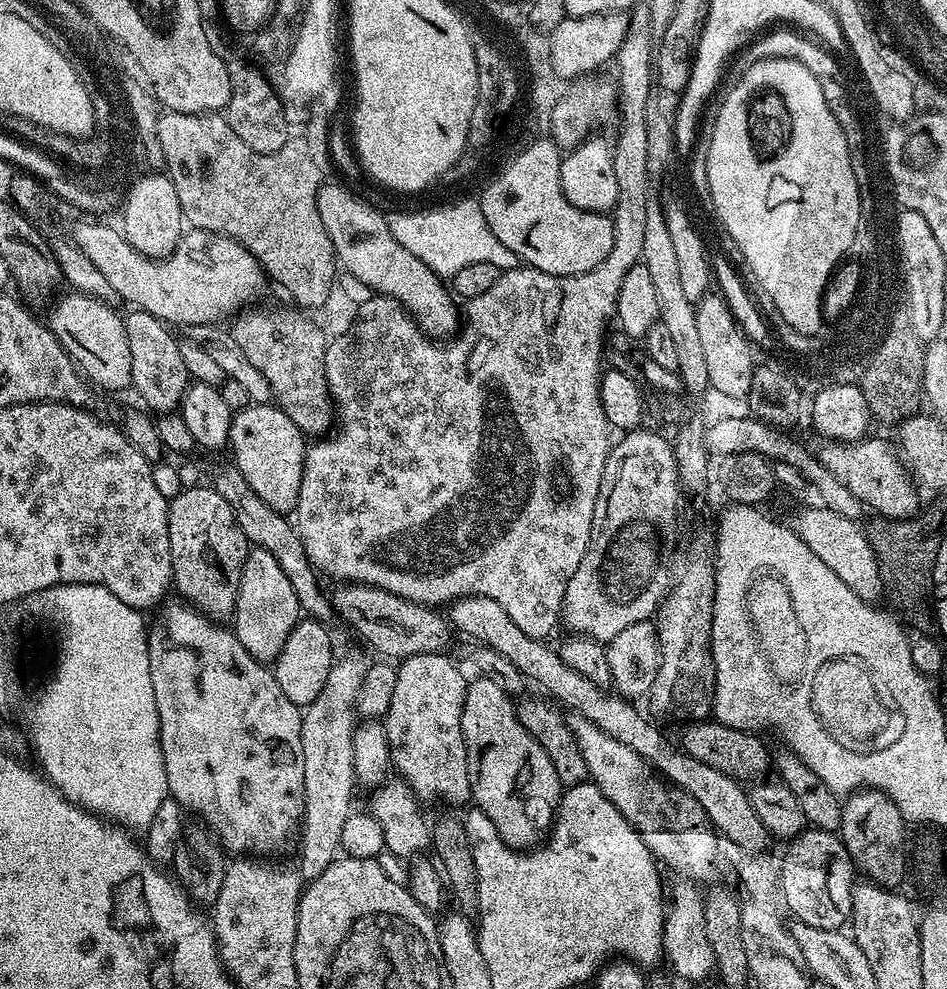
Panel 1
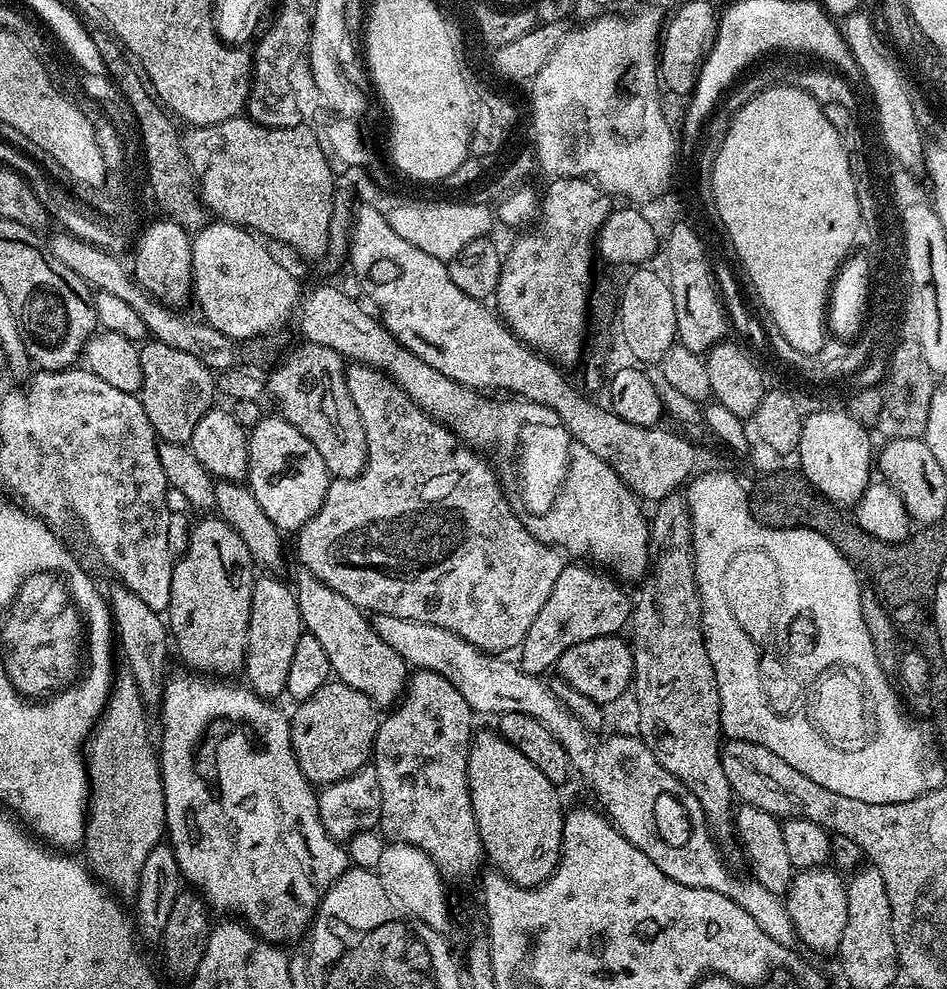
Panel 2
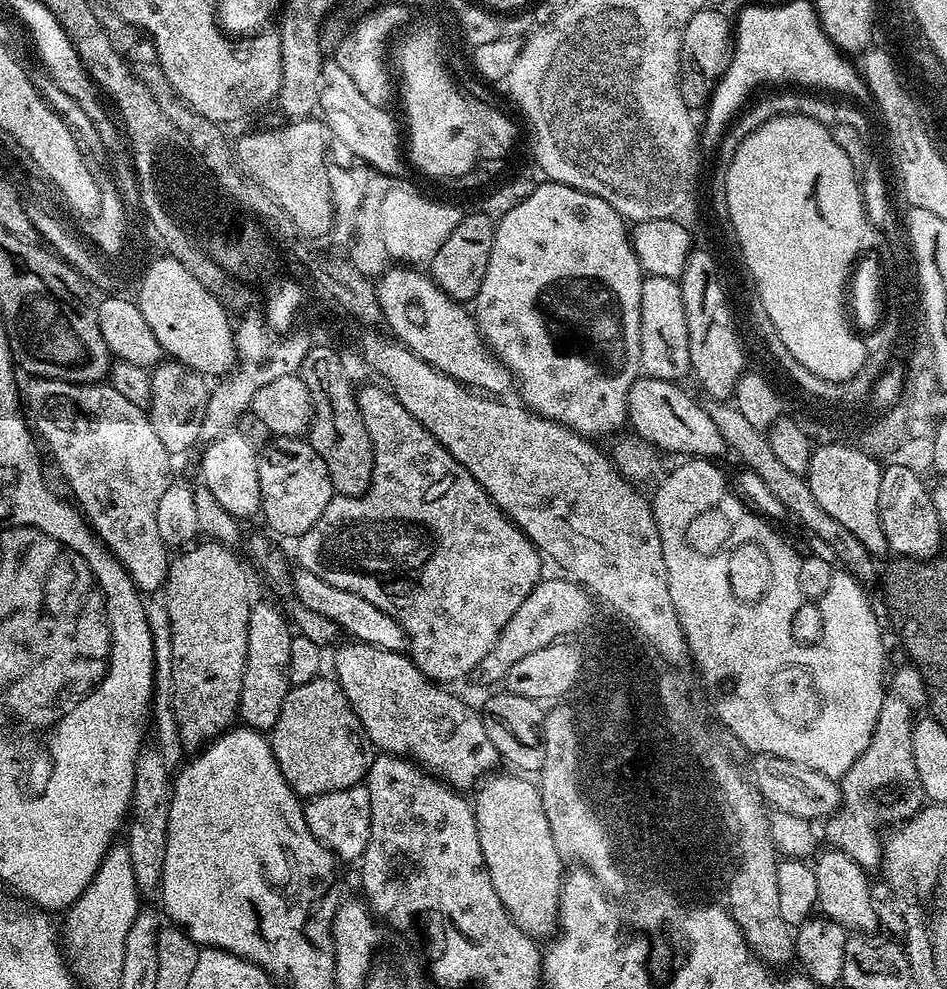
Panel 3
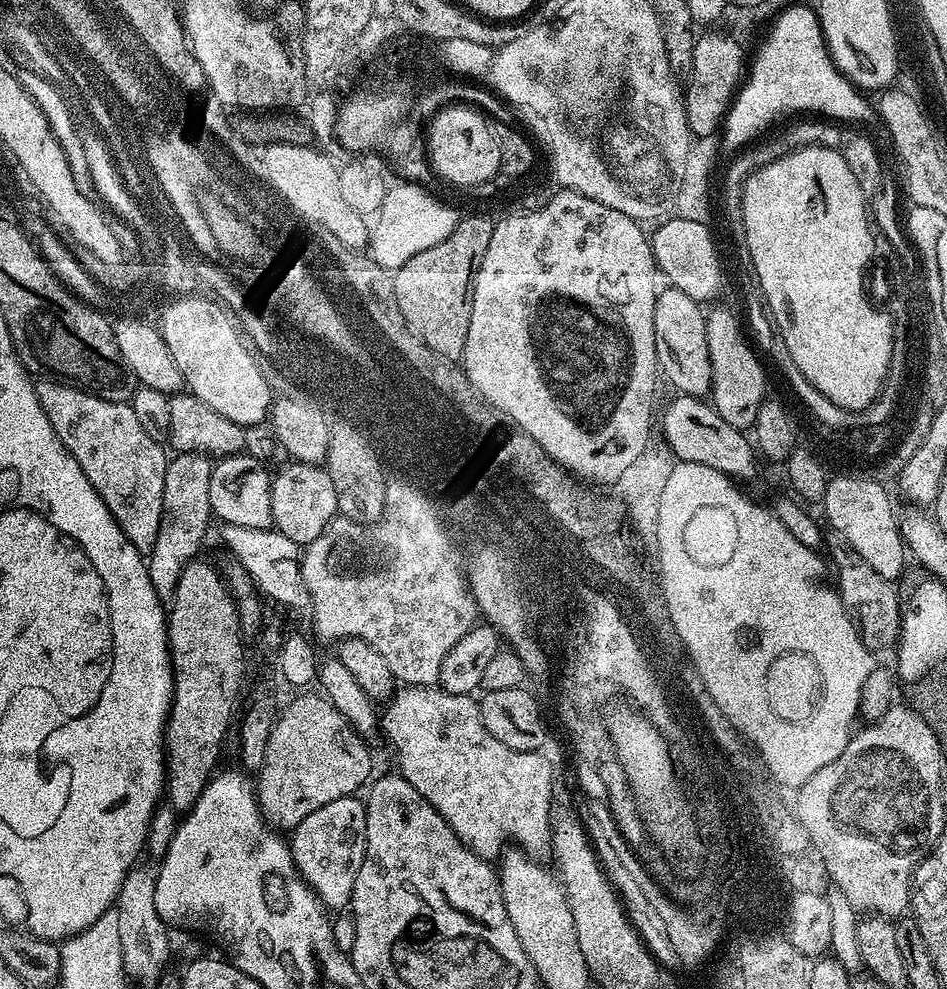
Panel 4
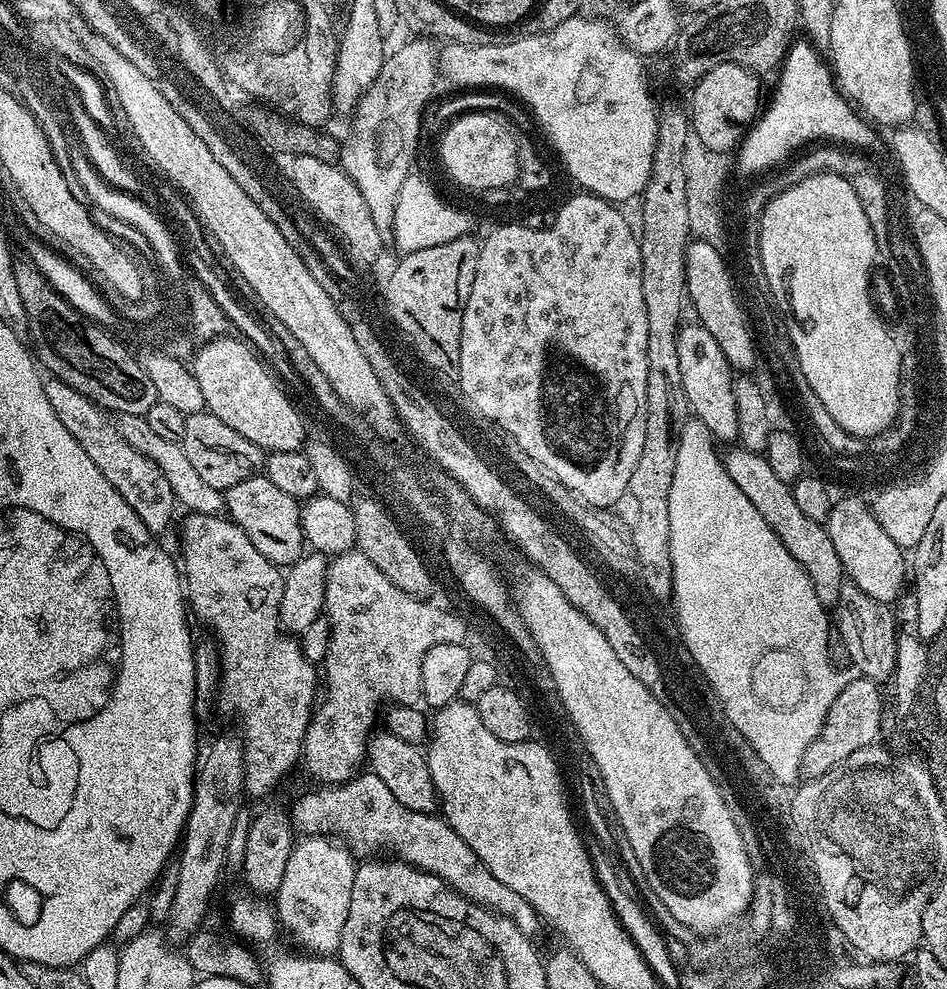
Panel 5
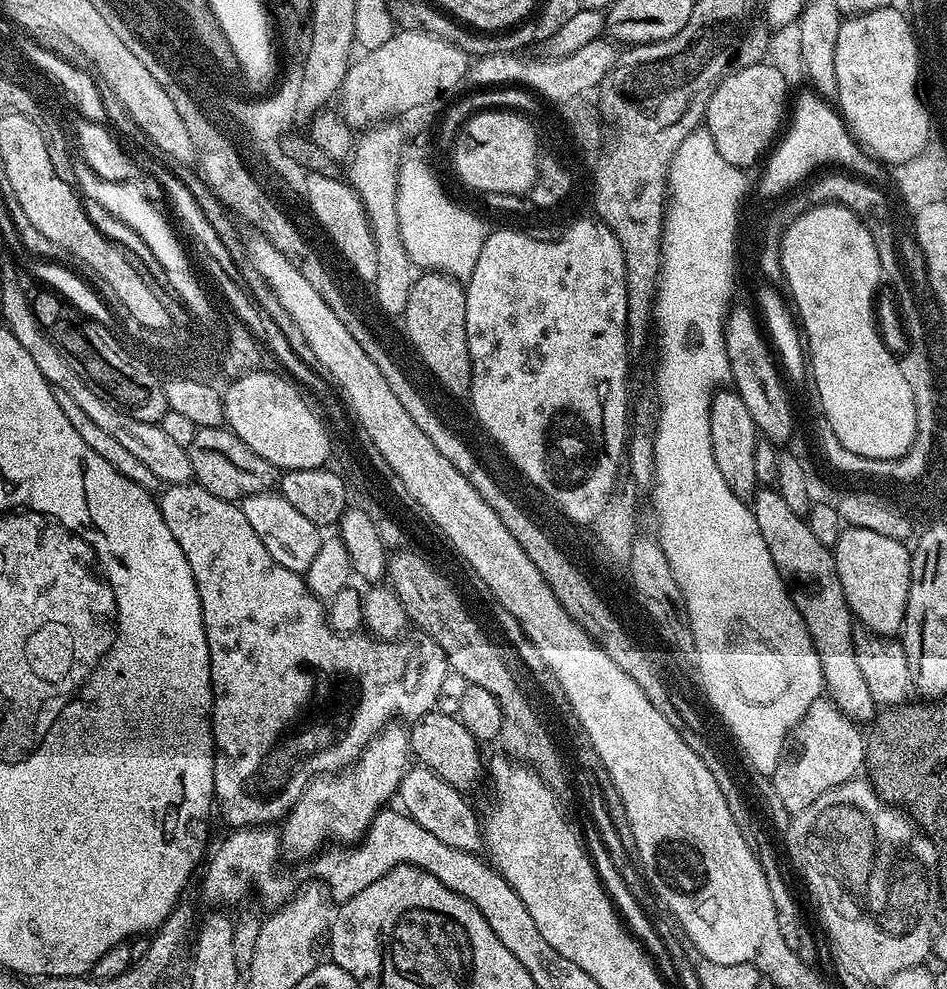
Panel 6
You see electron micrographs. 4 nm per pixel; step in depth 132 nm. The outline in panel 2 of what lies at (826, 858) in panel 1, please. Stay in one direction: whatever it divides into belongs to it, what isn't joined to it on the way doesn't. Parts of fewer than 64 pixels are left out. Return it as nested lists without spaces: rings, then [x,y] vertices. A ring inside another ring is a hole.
[[[835,867],[801,868],[792,877],[786,893],[786,903],[796,931],[797,941],[816,952],[835,953],[842,942],[848,917],[848,885]]]

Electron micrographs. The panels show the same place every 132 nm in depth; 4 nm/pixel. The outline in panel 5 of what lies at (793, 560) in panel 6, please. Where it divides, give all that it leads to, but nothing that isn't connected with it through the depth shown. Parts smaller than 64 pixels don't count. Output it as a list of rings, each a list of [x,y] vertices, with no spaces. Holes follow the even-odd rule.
[[[739,446],[729,448],[732,449],[723,453],[722,459],[726,474],[730,474],[734,486],[738,486],[738,490],[742,490],[746,498],[750,498],[754,510],[758,510],[758,514],[766,518],[766,526],[770,526],[774,534],[778,534],[782,546],[786,546],[786,550],[790,550],[790,554],[794,554],[797,562],[804,567],[814,586],[814,594],[818,594],[825,606],[835,605],[846,577],[842,562],[834,550],[834,542],[830,542],[827,527],[821,521],[806,518],[806,514],[802,514],[802,509],[794,503],[791,487],[782,482],[782,478],[775,476],[774,470],[770,470],[770,462],[763,454]]]

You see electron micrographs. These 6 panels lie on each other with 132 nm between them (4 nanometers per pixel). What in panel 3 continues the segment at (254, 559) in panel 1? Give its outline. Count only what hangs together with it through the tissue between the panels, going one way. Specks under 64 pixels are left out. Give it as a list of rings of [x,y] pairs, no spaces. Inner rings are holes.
[[[255,603],[248,619],[247,662],[243,672],[238,716],[245,727],[268,732],[275,726],[289,692],[288,670],[292,630],[287,617],[270,604]]]

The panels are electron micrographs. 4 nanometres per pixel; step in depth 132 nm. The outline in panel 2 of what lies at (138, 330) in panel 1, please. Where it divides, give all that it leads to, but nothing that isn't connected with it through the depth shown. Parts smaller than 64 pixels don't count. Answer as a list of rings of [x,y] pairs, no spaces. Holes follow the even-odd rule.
[[[149,339],[140,348],[142,362],[142,386],[138,393],[142,406],[146,410],[146,418],[150,418],[150,426],[156,431],[157,437],[166,442],[178,442],[191,445],[194,426],[202,422],[202,418],[214,407],[217,399],[216,376],[212,369],[207,368],[194,354],[186,350],[174,350],[174,346],[166,346],[166,342]]]

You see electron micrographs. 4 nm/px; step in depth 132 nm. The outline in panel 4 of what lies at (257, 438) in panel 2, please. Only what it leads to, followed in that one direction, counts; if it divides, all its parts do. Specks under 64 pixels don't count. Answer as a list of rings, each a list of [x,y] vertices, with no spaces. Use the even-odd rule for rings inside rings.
[[[288,462],[288,465],[272,476],[272,524],[275,531],[286,534],[289,545],[307,546],[326,530],[332,519],[338,515],[334,498],[334,482],[323,467],[315,464]]]

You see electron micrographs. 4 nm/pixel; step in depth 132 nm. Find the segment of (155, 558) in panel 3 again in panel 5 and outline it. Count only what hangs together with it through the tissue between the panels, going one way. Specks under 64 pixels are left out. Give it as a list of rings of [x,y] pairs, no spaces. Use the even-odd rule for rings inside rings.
[[[55,378],[45,379],[44,389],[50,407],[54,414],[58,414],[62,426],[66,426],[66,430],[70,430],[74,438],[78,438],[78,446],[82,446],[82,450],[86,450],[86,455],[93,460],[94,466],[102,470],[102,478],[106,478],[106,482],[110,482],[110,486],[114,486],[114,490],[118,490],[118,494],[126,498],[126,506],[130,506],[130,510],[134,510],[134,514],[142,518],[146,530],[153,534],[166,531],[172,524],[172,515],[178,512],[176,495],[174,490],[170,490],[170,482],[166,482],[166,474],[162,474],[162,470],[154,466],[154,462],[150,462],[146,454],[138,454],[134,446],[130,446],[126,438],[122,438],[109,413],[97,408],[81,392]]]

